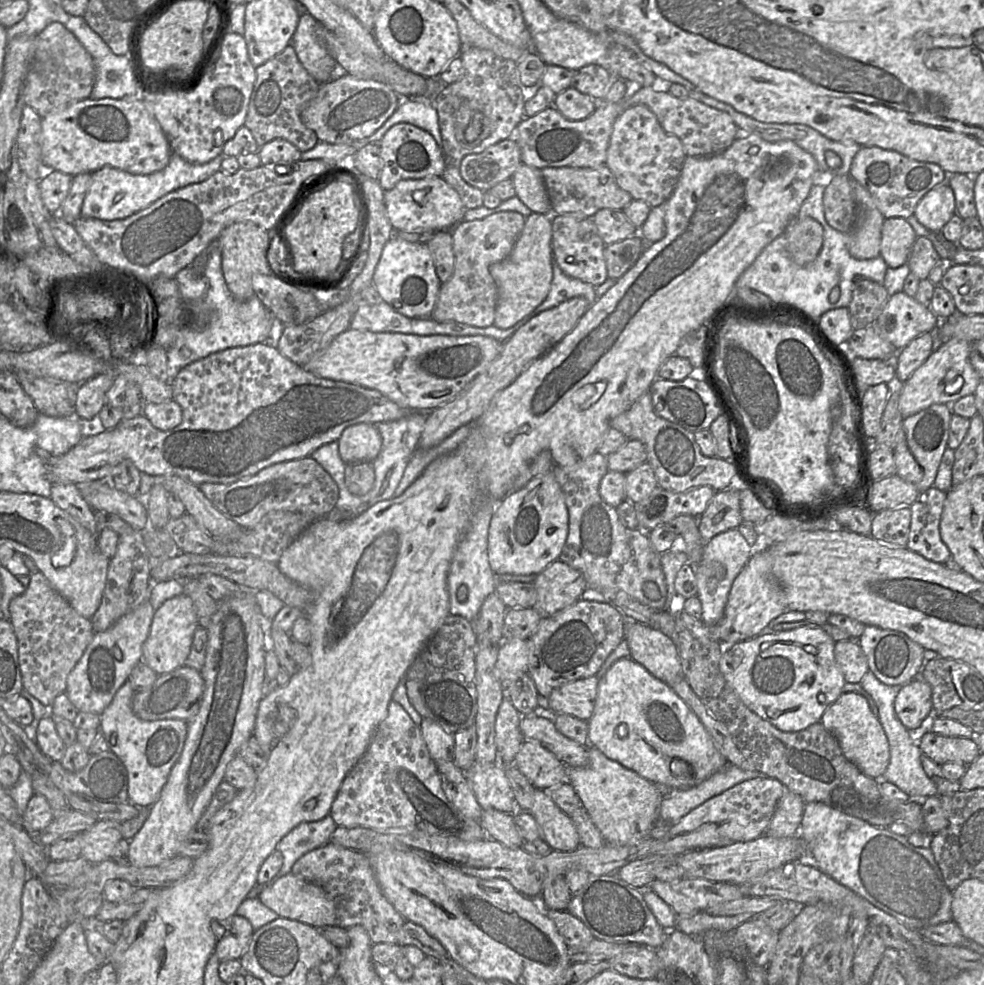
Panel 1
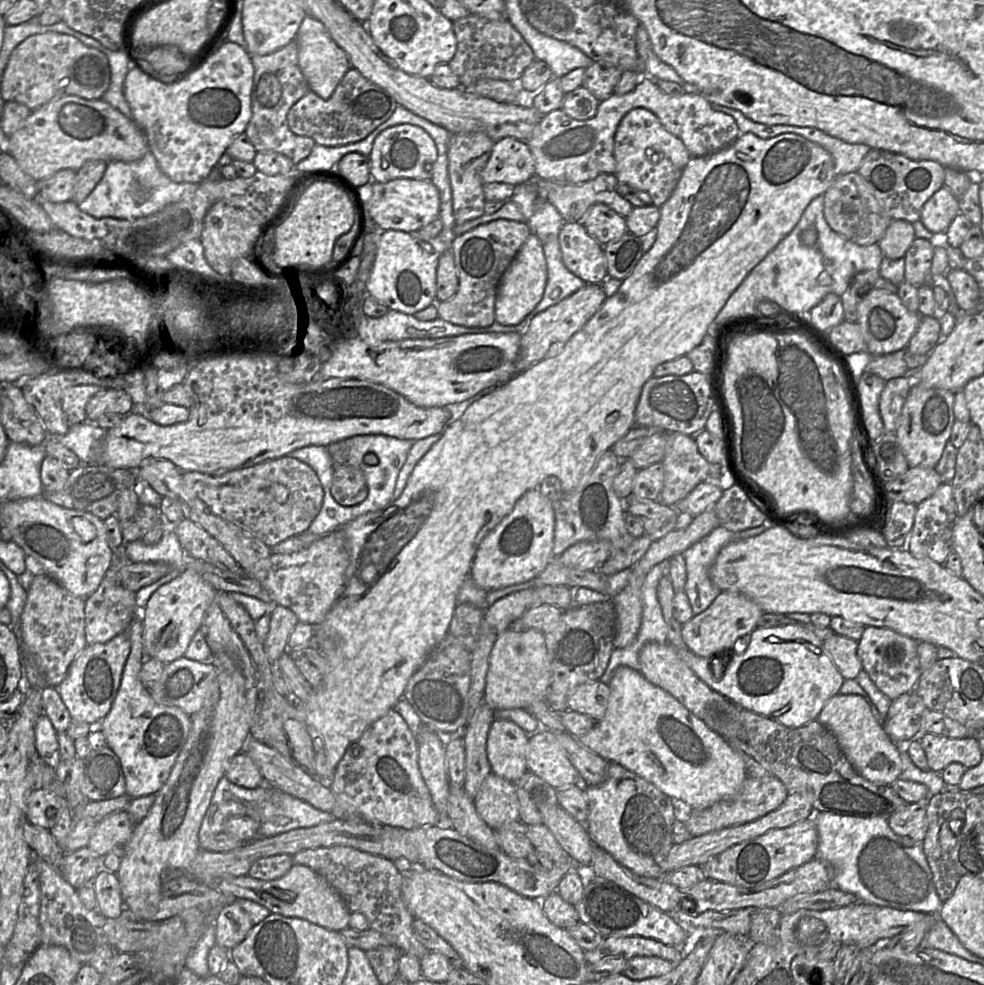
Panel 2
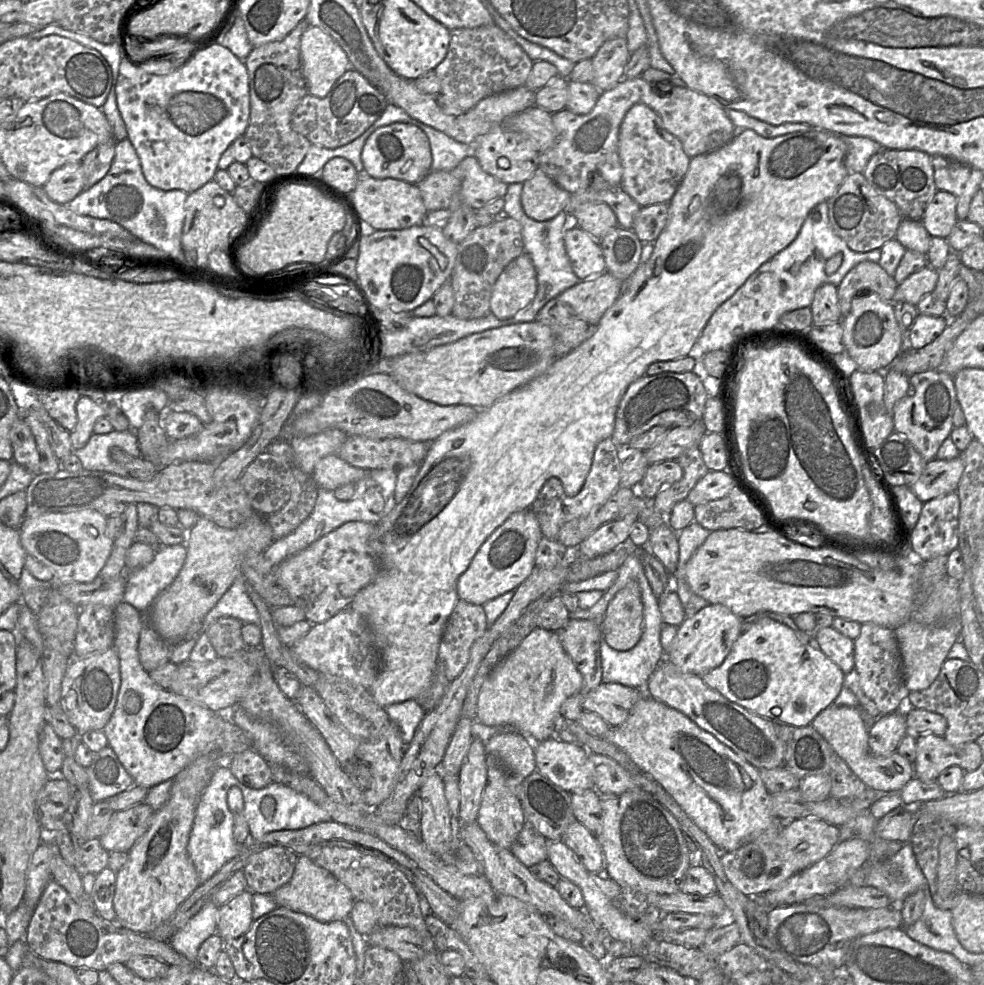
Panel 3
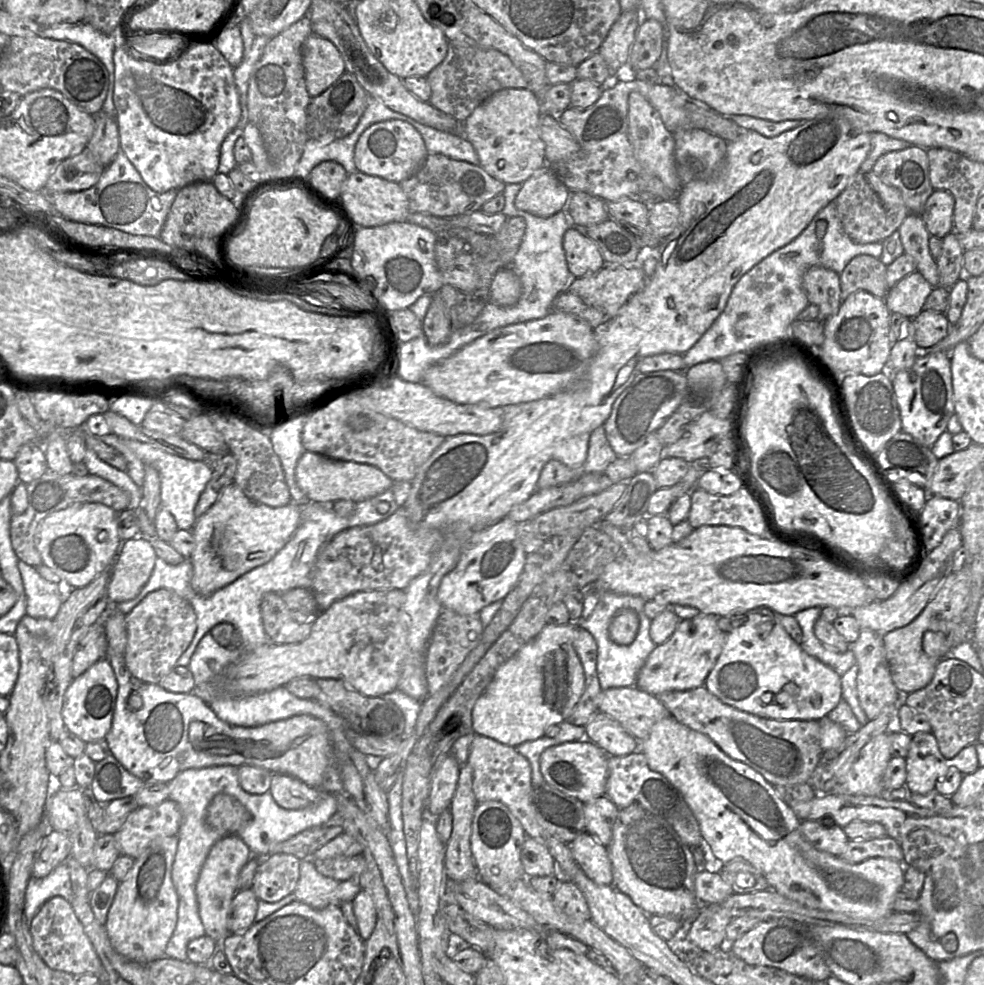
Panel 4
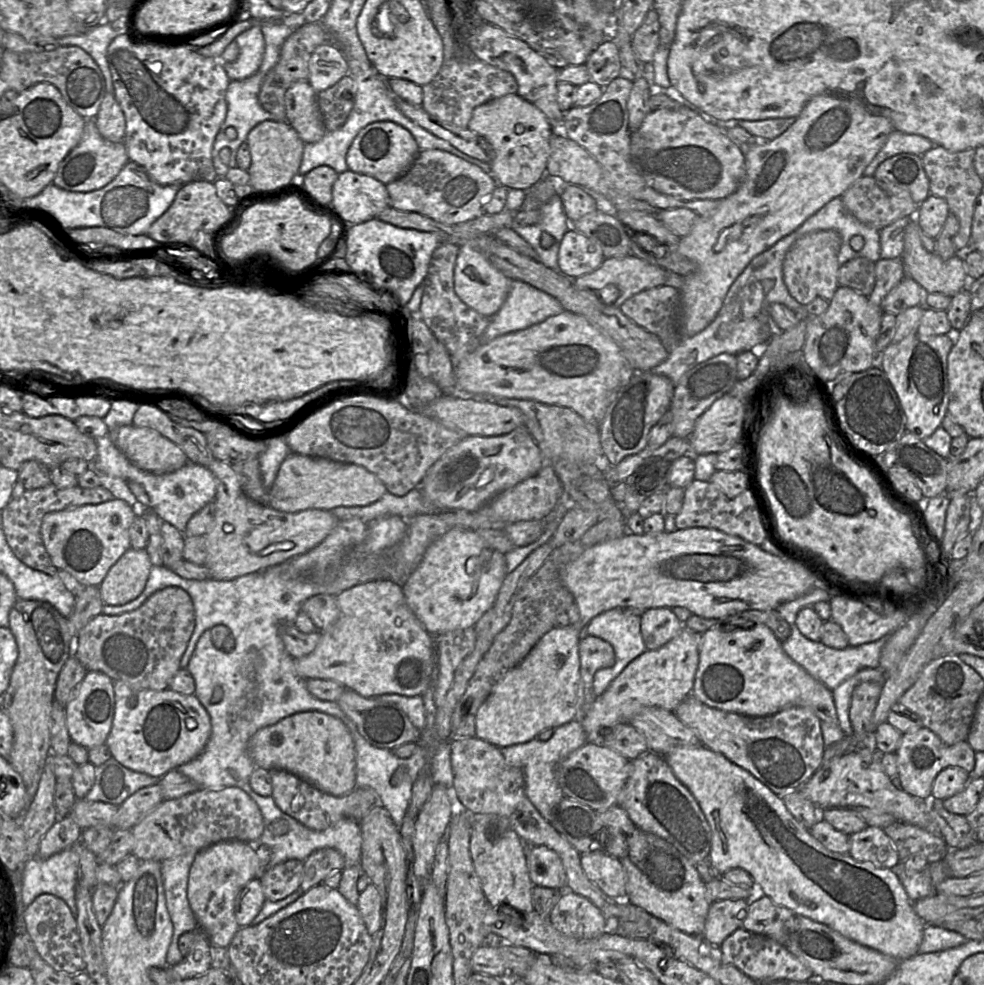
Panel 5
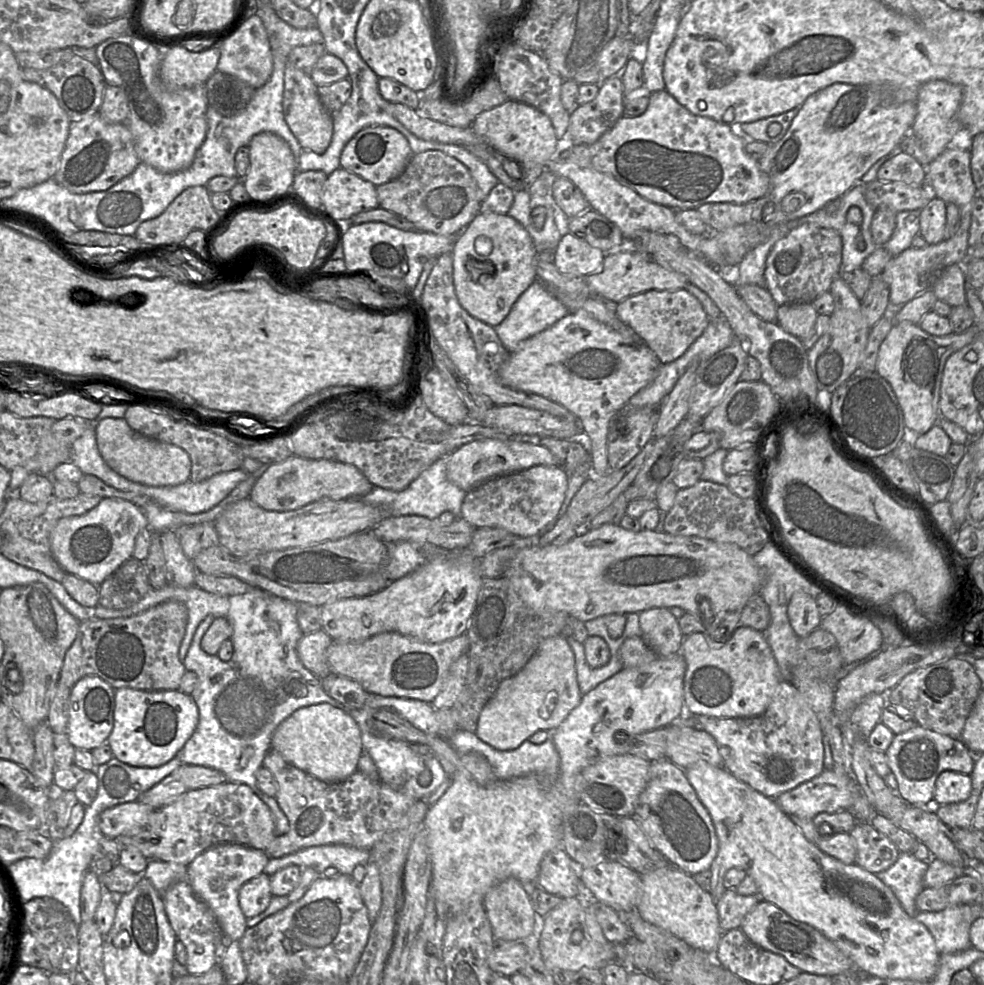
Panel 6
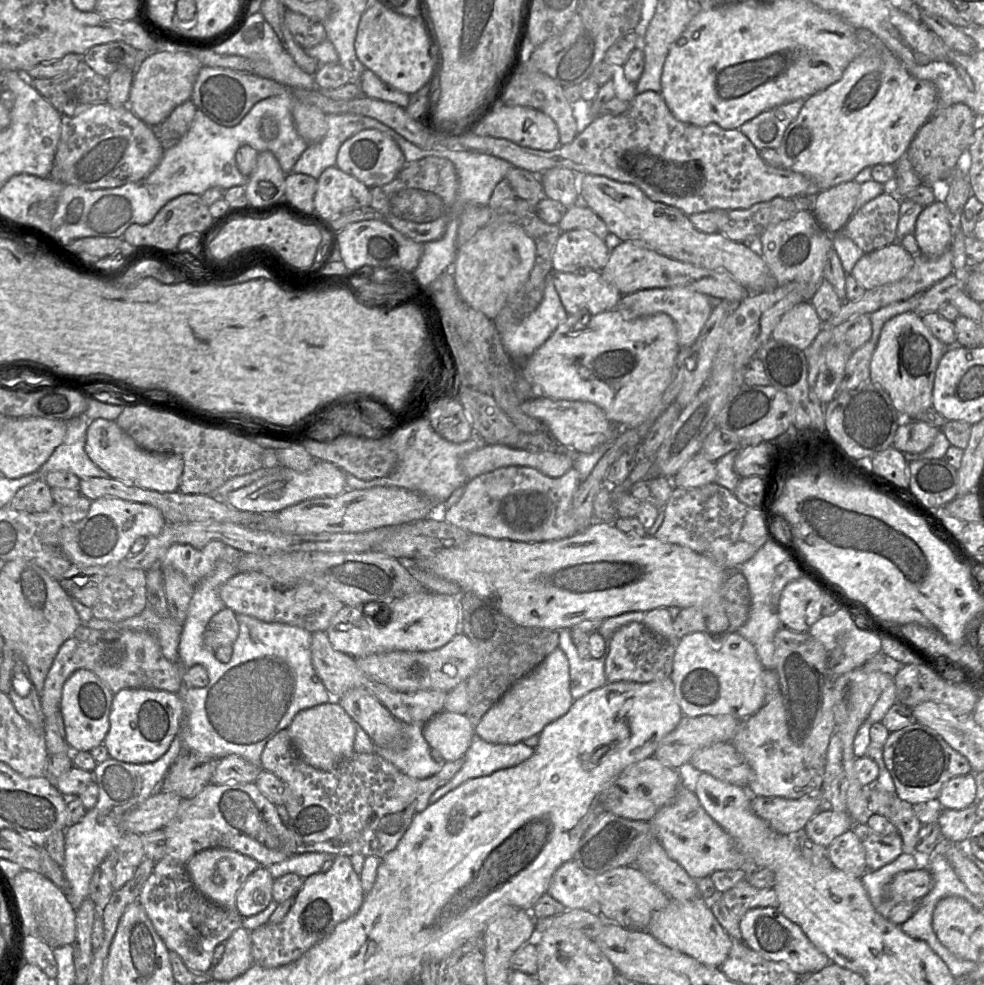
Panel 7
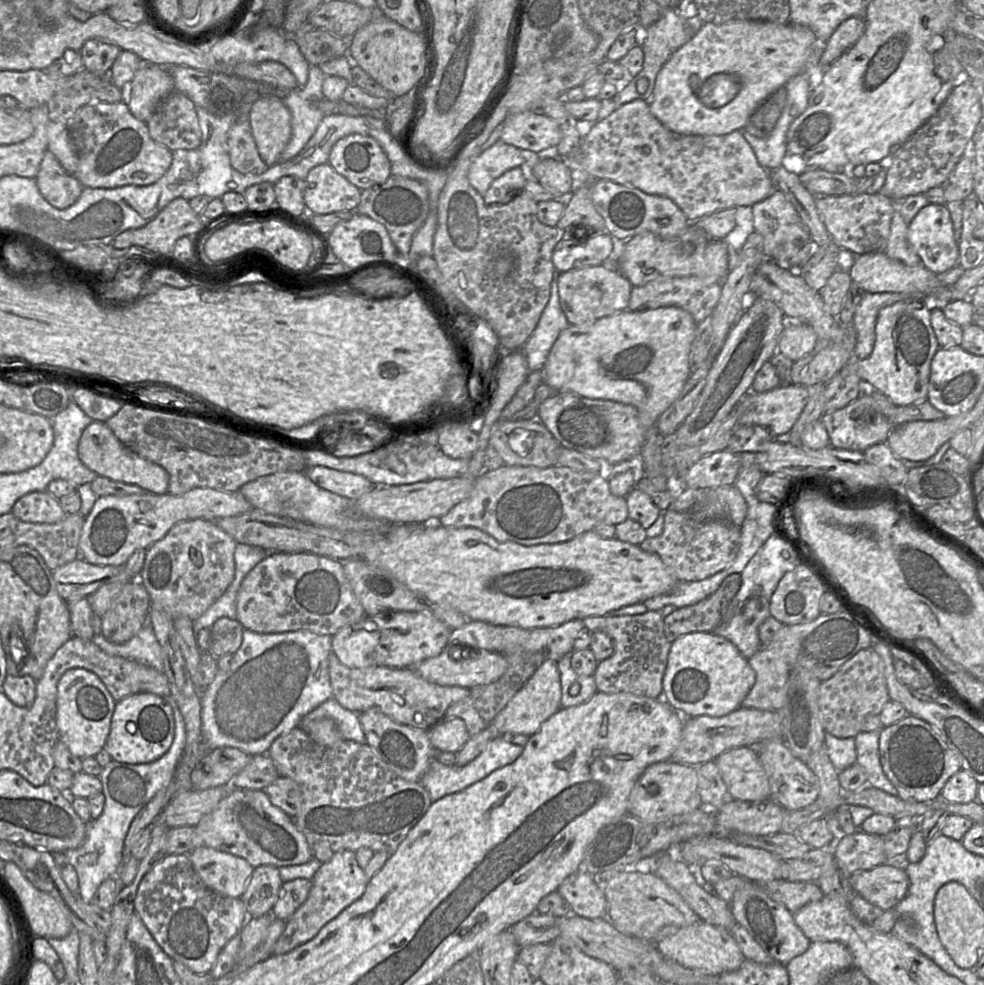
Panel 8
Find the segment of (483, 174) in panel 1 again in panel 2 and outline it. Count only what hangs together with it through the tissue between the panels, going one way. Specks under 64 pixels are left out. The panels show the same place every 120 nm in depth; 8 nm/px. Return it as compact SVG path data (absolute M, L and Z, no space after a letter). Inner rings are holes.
M513 137L495 141L481 172L483 184L492 182L519 185L535 175L535 159L527 142Z

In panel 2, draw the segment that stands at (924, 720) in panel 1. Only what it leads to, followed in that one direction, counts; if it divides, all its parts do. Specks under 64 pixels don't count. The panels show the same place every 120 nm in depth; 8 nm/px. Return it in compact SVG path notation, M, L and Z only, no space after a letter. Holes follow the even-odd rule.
M914 690L902 694L892 701L887 715L884 718L882 726L885 733L895 744L907 744L912 741L916 733L922 731L922 717L926 709L927 708L925 707L922 699L915 693Z

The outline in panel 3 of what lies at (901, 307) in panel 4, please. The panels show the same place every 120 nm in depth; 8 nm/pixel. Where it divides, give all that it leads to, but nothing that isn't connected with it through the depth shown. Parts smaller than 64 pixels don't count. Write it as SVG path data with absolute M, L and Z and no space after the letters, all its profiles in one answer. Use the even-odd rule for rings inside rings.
M927 265L898 284L892 302L907 302L917 306L926 294L932 293L938 280L938 270Z

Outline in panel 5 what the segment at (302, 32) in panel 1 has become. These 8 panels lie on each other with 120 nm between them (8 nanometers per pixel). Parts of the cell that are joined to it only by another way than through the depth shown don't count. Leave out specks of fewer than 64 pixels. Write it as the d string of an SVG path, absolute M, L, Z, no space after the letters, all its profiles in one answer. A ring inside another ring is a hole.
M332 42L318 46L311 55L308 82L317 93L333 86L348 73L346 58Z

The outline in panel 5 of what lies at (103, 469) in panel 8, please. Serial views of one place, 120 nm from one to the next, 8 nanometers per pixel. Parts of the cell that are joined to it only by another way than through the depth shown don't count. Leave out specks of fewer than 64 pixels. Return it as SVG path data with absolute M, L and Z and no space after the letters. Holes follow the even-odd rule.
M124 425L107 435L130 462L151 473L171 473L189 462L180 447L150 428Z

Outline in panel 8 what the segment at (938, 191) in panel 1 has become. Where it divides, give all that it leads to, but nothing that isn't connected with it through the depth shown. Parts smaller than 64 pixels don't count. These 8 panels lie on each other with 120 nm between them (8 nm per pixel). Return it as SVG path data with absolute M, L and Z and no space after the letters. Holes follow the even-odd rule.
M928 203L908 224L907 239L922 264L935 274L944 273L959 262L959 246L954 235L950 212L944 204Z

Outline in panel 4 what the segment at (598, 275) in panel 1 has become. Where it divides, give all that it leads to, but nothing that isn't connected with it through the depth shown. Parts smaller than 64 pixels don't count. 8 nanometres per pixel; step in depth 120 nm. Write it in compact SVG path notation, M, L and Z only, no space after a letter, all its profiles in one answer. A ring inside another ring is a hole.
M570 228L566 231L563 248L572 277L594 274L606 265L595 241L577 229Z

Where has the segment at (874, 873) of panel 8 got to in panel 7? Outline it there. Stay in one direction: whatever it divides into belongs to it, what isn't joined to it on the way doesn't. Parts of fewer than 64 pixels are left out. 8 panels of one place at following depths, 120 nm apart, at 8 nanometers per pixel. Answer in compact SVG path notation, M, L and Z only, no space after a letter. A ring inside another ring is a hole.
M927 869L901 872L886 886L886 895L896 904L921 900L933 885L933 877Z

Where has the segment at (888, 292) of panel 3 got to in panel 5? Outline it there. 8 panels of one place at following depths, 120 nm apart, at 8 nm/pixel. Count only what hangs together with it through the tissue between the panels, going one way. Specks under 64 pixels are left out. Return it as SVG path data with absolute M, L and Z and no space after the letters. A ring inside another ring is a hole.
M855 258L840 266L838 286L848 287L869 297L875 286L875 263L866 258Z

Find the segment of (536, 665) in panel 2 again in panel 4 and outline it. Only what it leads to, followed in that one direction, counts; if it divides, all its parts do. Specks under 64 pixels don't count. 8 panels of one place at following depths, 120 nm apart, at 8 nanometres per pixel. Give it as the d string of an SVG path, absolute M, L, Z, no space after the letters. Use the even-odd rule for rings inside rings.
M574 621L563 626L546 625L534 639L497 669L474 705L472 722L475 734L517 747L524 742L543 737L549 727L558 726L569 718L585 687L584 670L573 647L578 627Z

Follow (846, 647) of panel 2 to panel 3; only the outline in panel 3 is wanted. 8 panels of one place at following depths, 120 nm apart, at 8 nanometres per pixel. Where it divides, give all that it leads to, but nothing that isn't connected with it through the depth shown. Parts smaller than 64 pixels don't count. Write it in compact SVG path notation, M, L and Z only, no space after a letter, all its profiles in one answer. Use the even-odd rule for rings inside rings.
M830 627L817 628L817 647L847 674L854 666L854 641Z

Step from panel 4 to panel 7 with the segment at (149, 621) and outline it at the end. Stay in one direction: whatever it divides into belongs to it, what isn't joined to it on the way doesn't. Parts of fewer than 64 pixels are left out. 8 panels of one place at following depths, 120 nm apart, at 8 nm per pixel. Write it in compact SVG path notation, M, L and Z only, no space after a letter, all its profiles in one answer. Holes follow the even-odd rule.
M81 625L61 645L45 678L40 702L46 719L60 710L64 683L79 669L92 671L113 694L122 689L151 689L179 694L182 689L180 663L165 658L153 634L127 629L97 630Z

